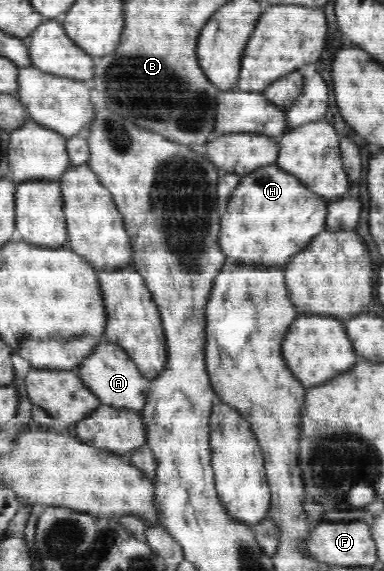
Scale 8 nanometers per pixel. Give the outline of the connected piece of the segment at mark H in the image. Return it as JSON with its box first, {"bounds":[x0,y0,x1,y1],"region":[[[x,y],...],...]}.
{"bounds":[220,163,329,267],"region":[[[275,163],[261,166],[241,177],[227,205],[227,212],[221,218],[220,242],[222,253],[236,262],[252,264],[258,267],[284,266],[298,252],[305,250],[314,237],[318,237],[326,229],[329,203],[321,198],[316,191],[309,187],[297,175],[282,170]]]}

